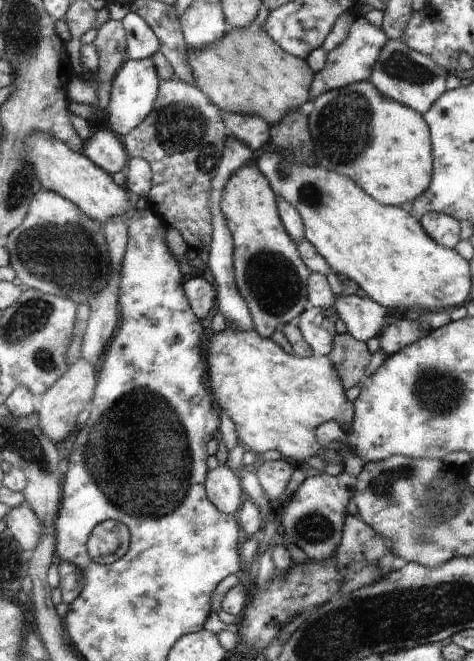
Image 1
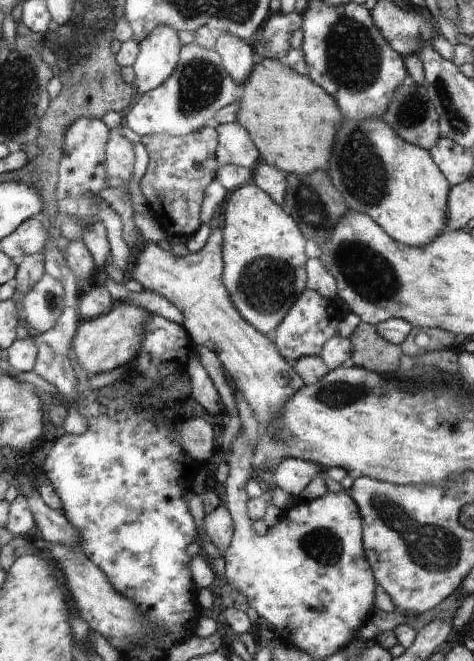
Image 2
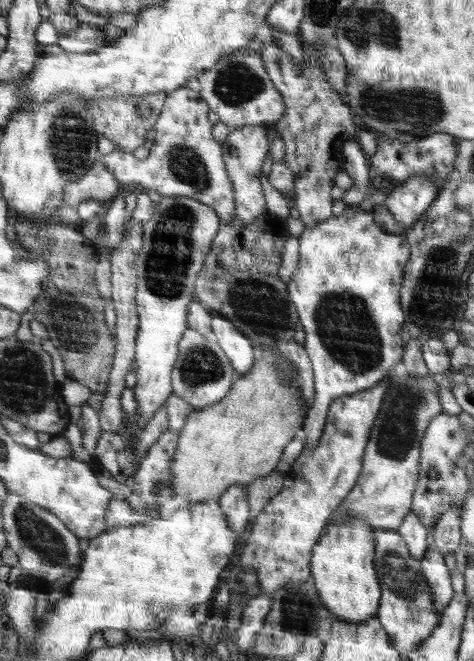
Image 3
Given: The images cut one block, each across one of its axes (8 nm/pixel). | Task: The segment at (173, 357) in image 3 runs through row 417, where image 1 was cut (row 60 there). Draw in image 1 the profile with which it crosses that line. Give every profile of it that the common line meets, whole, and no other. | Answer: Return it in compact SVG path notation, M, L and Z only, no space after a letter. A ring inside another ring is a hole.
M152 57L126 60L111 83L110 105L108 106L110 109L109 129L124 136L142 124L155 107L161 84Z

